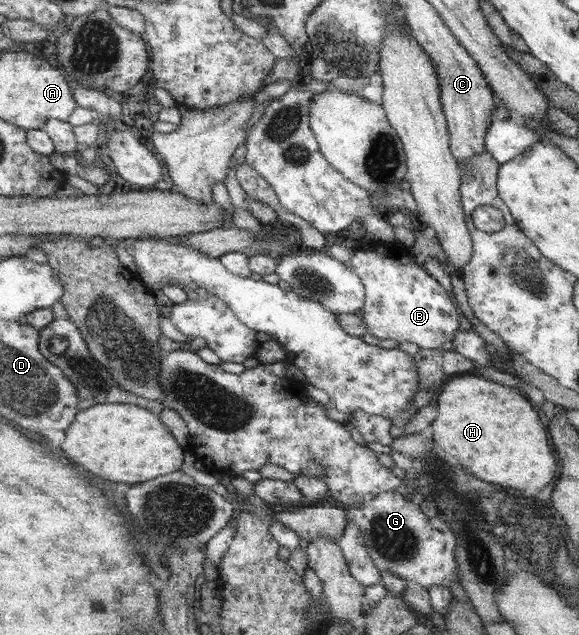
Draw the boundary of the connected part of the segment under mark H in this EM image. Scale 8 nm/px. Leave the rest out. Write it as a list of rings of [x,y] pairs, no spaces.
[[[473,373],[454,377],[438,394],[434,440],[474,476],[518,490],[546,488],[558,474],[558,456],[548,444],[548,430],[532,402],[518,389]]]

